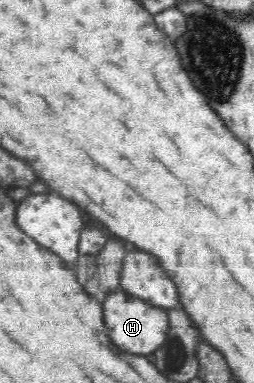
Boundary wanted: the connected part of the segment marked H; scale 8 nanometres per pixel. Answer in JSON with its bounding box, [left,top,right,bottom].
[101,289,170,356]

